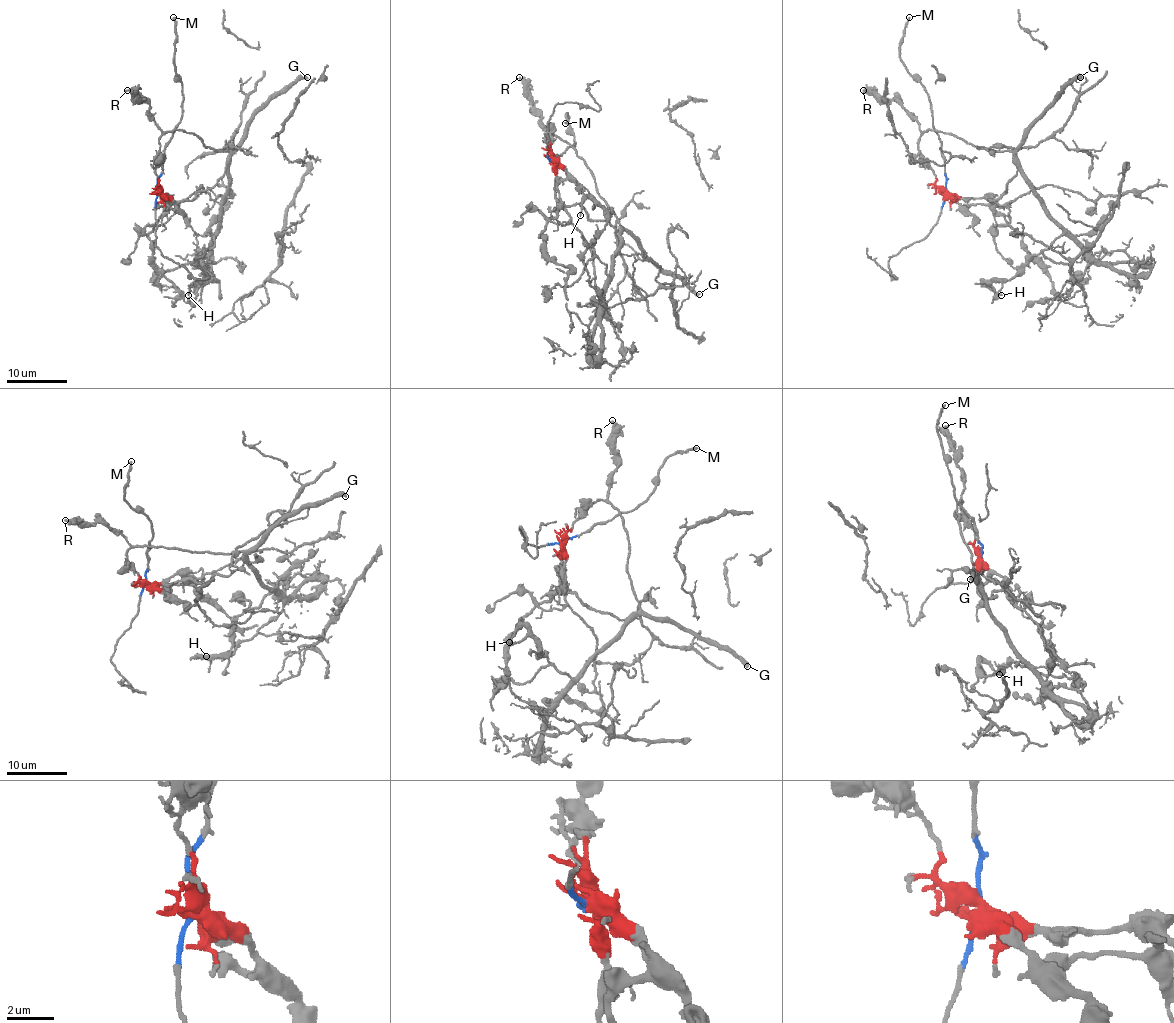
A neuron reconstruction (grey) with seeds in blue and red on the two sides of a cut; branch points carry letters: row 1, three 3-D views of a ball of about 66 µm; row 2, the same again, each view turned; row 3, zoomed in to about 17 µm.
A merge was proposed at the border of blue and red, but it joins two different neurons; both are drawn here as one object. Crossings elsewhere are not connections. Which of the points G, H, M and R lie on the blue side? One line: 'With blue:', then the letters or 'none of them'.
With blue: M

